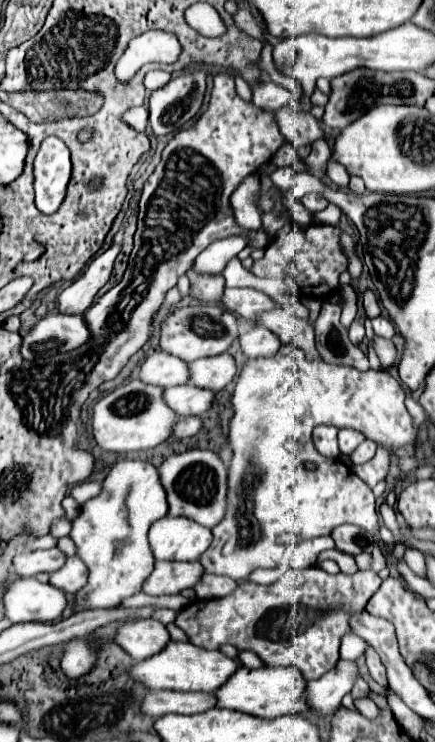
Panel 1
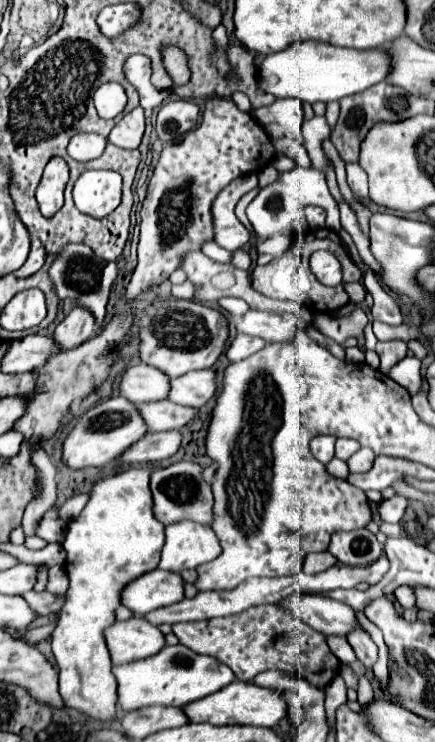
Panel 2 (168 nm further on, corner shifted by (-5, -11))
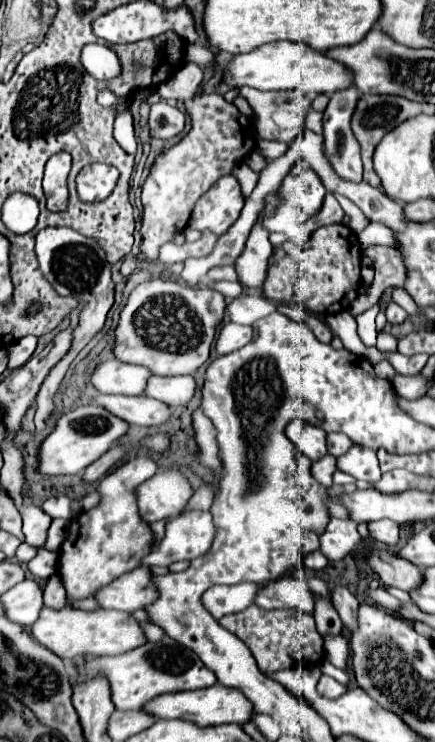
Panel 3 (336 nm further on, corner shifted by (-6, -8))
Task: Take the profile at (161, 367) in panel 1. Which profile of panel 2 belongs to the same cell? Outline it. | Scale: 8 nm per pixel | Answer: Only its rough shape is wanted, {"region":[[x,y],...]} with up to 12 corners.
{"region":[[131,364],[119,394],[133,404],[167,398],[169,378]]}

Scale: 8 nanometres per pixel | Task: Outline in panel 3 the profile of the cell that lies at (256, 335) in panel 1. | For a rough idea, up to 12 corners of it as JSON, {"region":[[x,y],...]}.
{"region":[[226,323],[216,341],[216,353],[228,355],[248,345],[254,329]]}

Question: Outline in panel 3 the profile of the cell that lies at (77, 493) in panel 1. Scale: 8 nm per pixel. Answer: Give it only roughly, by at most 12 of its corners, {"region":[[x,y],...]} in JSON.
{"region":[[52,497],[42,509],[52,517],[72,519],[72,501]]}

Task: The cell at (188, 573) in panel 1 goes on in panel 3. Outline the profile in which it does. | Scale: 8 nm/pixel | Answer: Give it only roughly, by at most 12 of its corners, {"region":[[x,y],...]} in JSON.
{"region":[[138,567],[100,589],[102,609],[130,613],[156,601],[154,573]]}

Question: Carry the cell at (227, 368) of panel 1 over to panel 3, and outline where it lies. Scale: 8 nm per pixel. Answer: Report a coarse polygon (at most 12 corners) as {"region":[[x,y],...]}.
{"region":[[192,375],[148,379],[146,395],[170,407],[196,393]]}

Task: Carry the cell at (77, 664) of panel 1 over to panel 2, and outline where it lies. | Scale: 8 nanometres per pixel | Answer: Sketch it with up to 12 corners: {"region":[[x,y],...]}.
{"region":[[149,468],[99,480],[65,530],[51,634],[67,708],[119,718],[103,628],[155,570]]}

